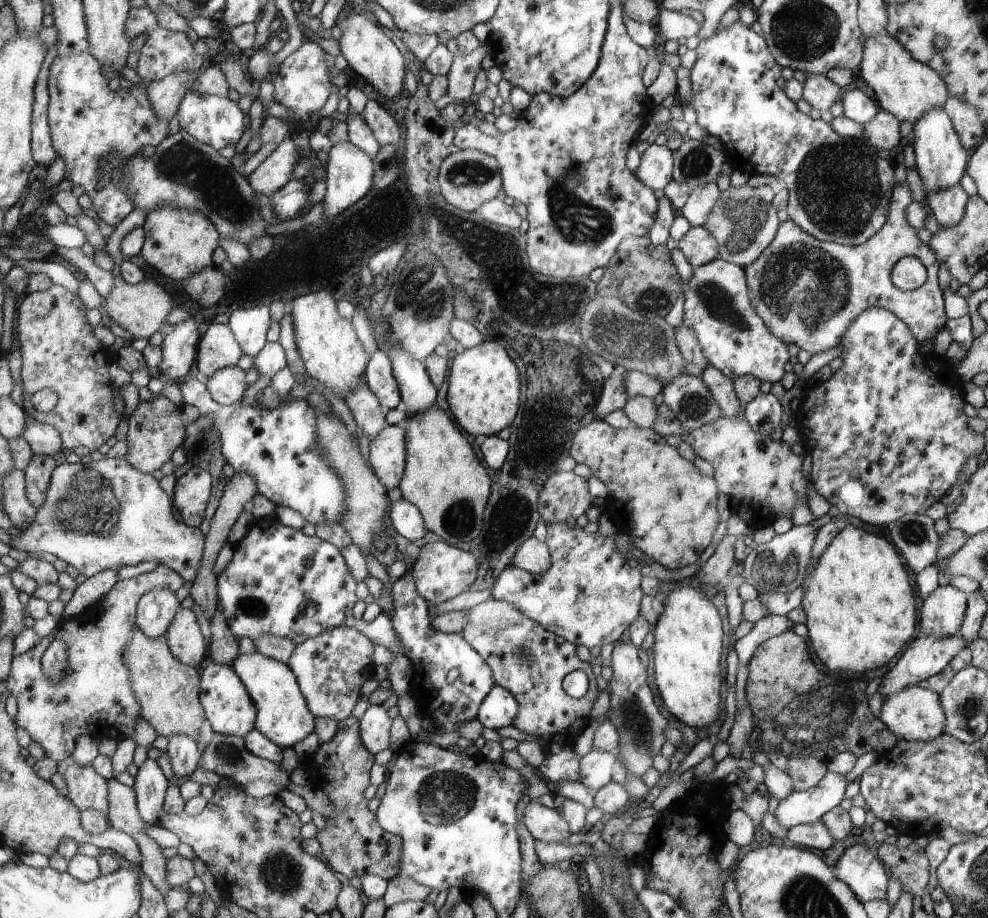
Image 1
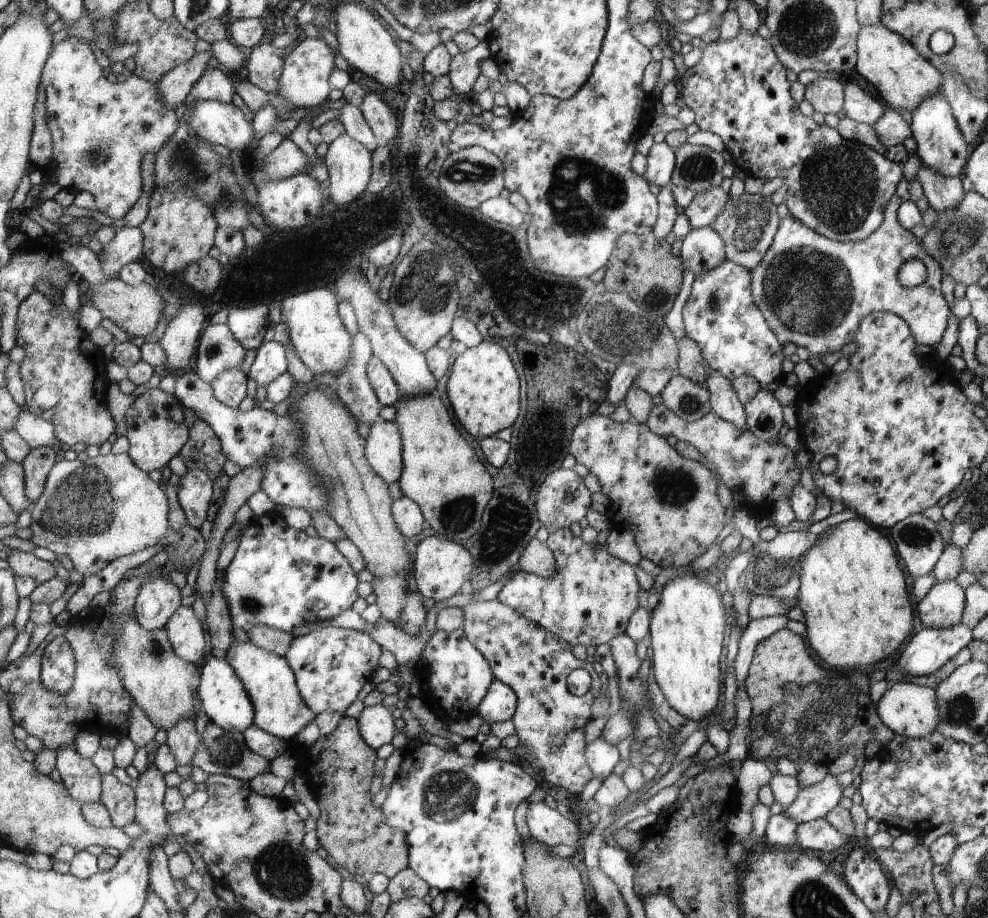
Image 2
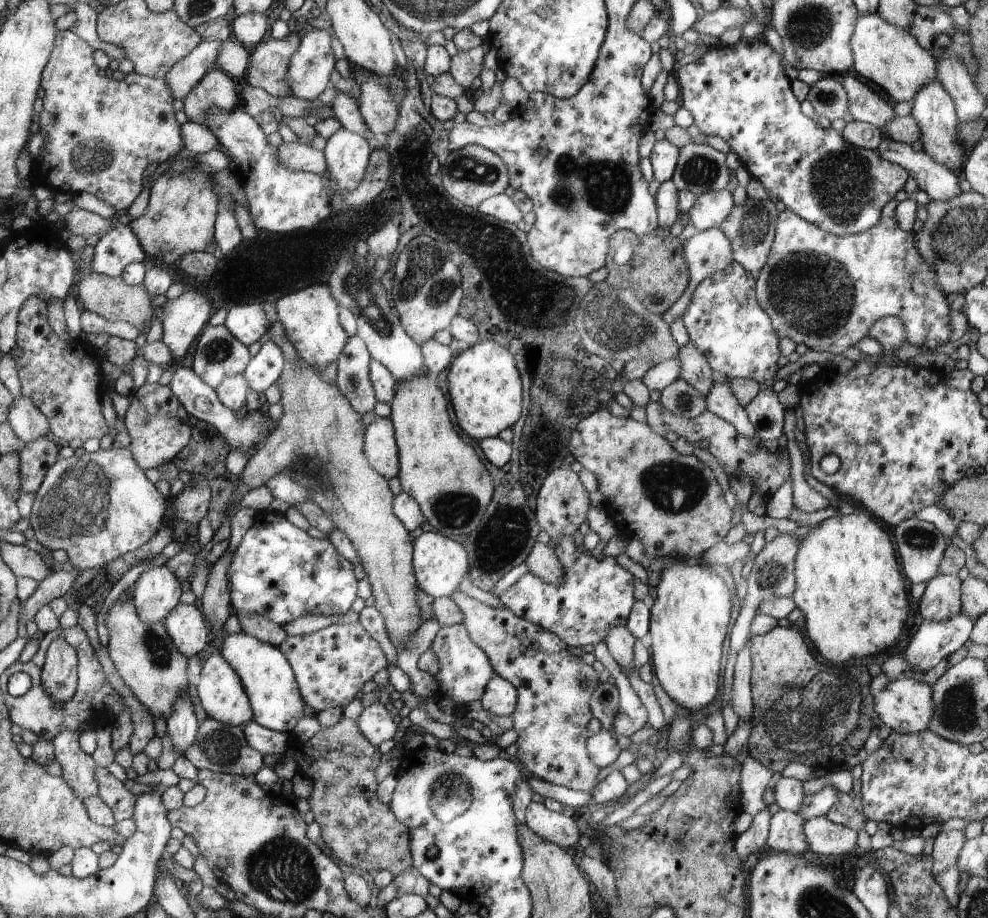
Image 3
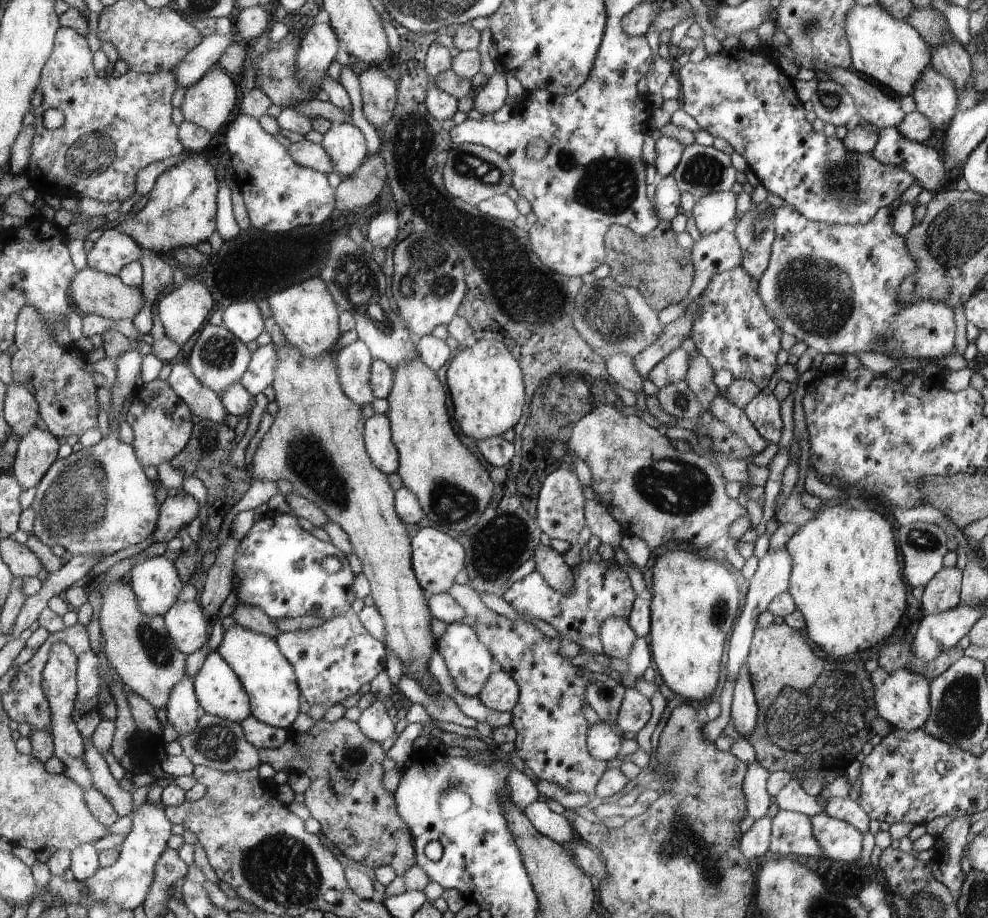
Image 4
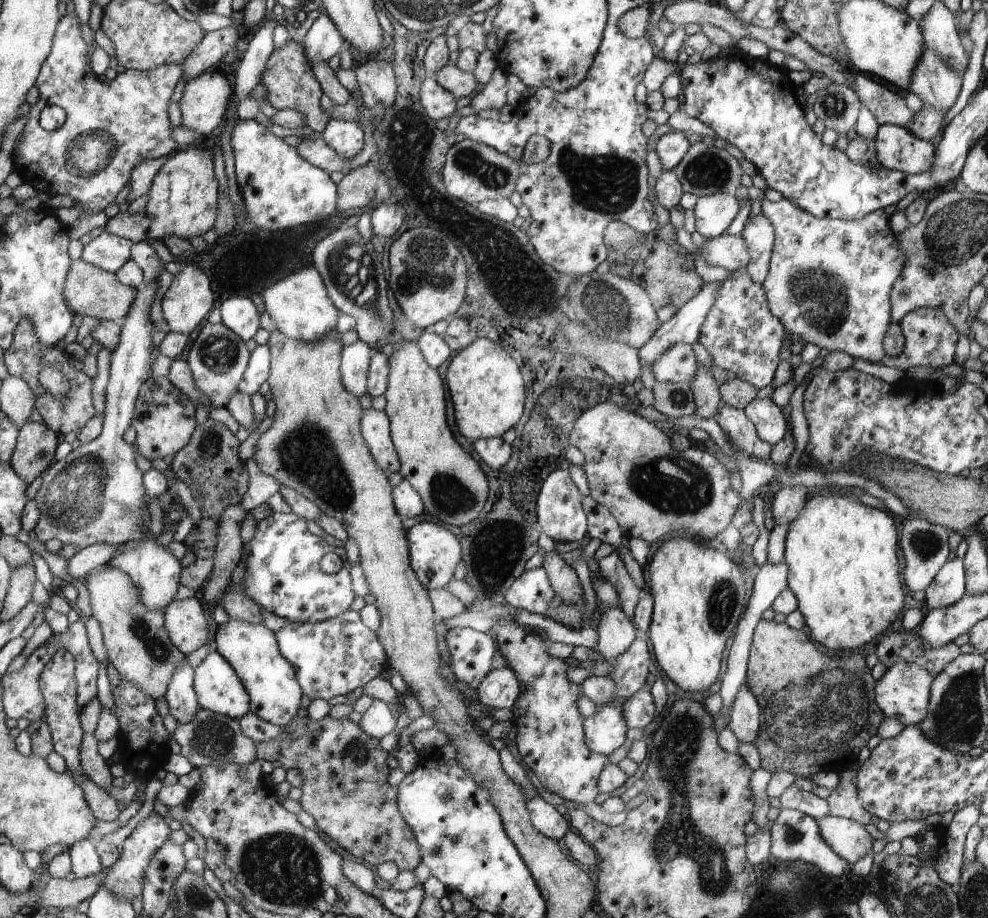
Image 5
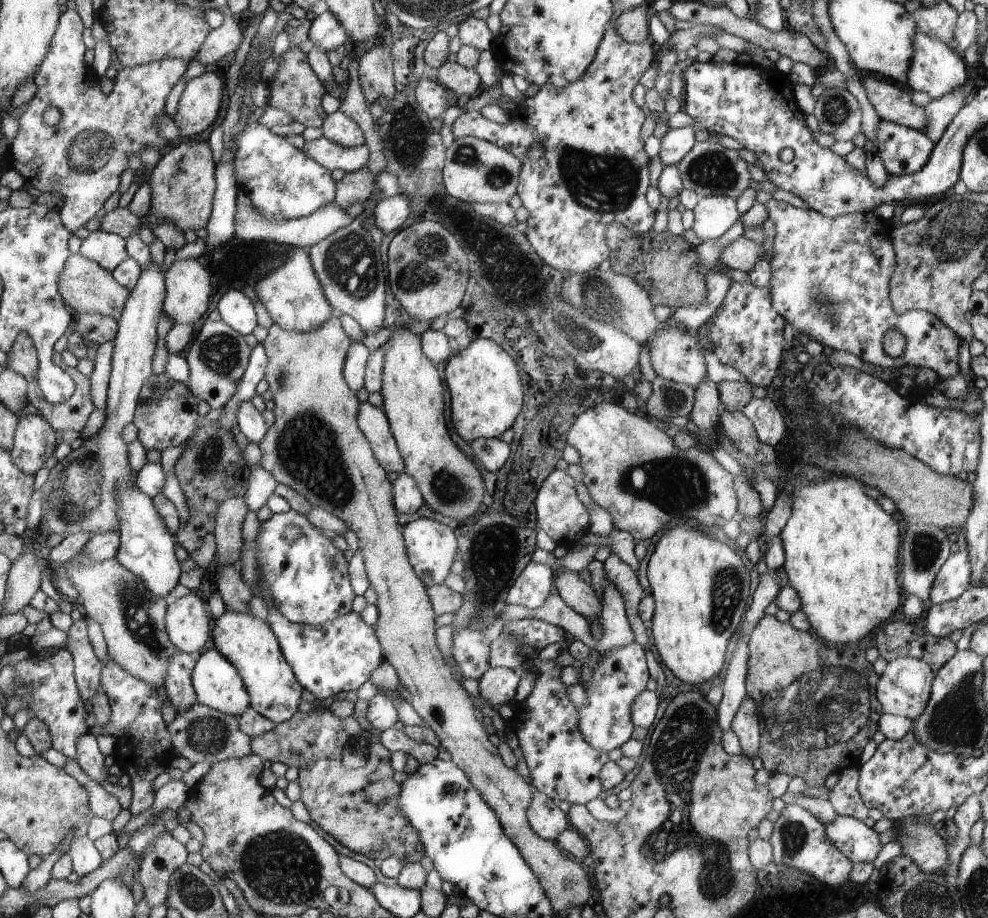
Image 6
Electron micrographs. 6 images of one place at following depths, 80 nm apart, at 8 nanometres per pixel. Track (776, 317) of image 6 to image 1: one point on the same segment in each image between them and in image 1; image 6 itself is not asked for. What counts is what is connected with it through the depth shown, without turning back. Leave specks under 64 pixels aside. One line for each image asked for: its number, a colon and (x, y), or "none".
1: (734, 339)
2: (720, 315)
3: (724, 320)
4: (733, 330)
5: (740, 333)

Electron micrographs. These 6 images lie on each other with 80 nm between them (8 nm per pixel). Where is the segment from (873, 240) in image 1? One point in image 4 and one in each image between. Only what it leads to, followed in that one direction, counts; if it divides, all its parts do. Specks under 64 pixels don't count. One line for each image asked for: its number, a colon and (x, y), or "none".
2: (813, 291)
3: (825, 291)
4: (836, 288)

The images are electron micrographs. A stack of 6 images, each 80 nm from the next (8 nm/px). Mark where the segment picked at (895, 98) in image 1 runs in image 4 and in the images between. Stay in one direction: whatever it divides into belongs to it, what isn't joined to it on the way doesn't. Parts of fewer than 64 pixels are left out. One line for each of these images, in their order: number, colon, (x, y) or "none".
2: (901, 75)
3: (893, 59)
4: (892, 52)

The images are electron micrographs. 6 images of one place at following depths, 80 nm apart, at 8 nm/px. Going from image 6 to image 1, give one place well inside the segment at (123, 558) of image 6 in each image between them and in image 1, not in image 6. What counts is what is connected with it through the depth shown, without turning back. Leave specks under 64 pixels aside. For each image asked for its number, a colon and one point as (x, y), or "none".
1: (156, 609)
2: (158, 600)
3: (155, 594)
4: (155, 582)
5: (156, 573)

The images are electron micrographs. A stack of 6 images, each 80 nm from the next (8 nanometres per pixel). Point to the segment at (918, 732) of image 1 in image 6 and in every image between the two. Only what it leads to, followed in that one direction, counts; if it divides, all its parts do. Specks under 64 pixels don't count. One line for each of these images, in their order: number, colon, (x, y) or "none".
2: (907, 709)
3: (906, 706)
4: (903, 701)
5: (902, 693)
6: (904, 688)

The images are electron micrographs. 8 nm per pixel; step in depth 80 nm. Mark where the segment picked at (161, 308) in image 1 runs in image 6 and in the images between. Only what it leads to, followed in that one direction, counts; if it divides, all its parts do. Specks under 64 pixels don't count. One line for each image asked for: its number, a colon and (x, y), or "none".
2: (137, 310)
3: (111, 297)
4: (94, 292)
5: (89, 290)
6: (87, 287)

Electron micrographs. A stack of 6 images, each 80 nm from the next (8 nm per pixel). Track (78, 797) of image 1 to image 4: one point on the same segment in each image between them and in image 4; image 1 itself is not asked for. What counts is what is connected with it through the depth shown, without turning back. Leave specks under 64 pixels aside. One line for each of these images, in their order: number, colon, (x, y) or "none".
2: (80, 775)
3: (79, 770)
4: (58, 678)

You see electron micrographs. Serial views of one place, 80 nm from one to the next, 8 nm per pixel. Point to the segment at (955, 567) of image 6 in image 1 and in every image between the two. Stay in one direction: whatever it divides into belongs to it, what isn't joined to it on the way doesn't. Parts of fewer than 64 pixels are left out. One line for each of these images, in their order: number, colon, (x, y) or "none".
1: (941, 614)
2: (943, 606)
3: (941, 601)
4: (942, 592)
5: (948, 587)

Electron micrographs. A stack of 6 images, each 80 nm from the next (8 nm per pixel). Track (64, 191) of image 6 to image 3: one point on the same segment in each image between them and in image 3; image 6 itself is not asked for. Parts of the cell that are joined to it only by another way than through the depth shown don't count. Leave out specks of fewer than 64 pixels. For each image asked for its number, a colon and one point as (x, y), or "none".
3: (100, 135)
4: (114, 127)
5: (110, 127)

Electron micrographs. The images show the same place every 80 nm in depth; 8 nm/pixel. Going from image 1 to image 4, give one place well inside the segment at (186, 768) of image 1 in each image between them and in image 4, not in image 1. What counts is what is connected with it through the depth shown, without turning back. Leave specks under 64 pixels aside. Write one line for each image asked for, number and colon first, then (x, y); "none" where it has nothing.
2: (183, 740)
3: (182, 725)
4: (182, 711)

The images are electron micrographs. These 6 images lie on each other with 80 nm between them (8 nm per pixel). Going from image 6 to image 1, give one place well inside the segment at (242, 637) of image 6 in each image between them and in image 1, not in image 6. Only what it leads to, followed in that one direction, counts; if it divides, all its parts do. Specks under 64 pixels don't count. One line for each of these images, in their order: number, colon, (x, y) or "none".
1: (282, 716)
2: (280, 711)
3: (277, 705)
4: (275, 697)
5: (275, 696)

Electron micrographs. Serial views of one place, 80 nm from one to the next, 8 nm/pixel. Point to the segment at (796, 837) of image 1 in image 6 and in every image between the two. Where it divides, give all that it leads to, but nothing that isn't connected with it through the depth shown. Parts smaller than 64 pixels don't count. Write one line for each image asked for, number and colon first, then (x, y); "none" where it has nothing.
2: (818, 835)
3: (823, 836)
4: (838, 840)
5: (848, 839)
6: (853, 837)

